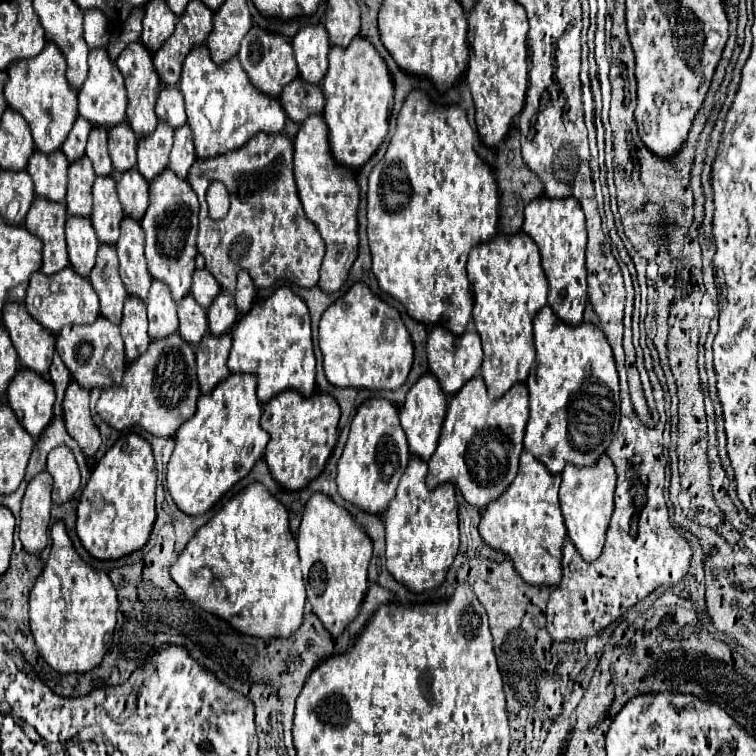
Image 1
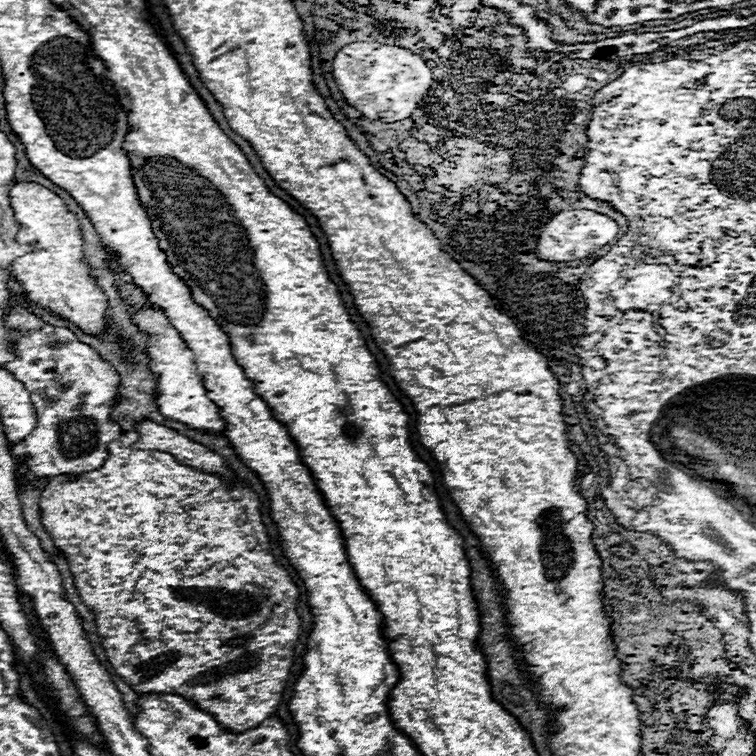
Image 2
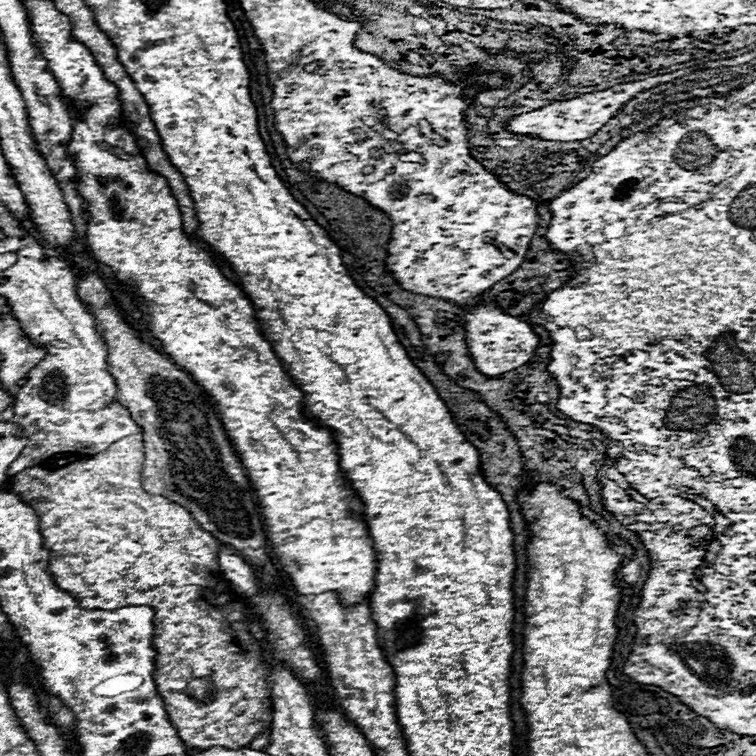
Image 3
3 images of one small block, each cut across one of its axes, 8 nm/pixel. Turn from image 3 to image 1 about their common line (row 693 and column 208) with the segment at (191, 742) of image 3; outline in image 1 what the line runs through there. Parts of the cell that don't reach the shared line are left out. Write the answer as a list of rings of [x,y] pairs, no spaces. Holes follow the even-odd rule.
[[[286,132],[282,134],[256,134],[254,138],[250,138],[250,142],[246,142],[246,146],[238,148],[238,150],[232,150],[232,152],[226,152],[226,154],[220,154],[218,158],[196,158],[196,162],[192,164],[190,172],[188,172],[188,182],[192,186],[192,190],[196,192],[198,200],[200,200],[200,230],[198,230],[198,252],[204,256],[206,260],[206,270],[216,278],[216,282],[222,286],[222,290],[234,294],[234,288],[236,288],[236,274],[240,270],[248,270],[248,274],[254,278],[254,284],[258,288],[268,288],[272,286],[274,282],[290,282],[290,284],[298,284],[302,288],[314,288],[318,286],[318,274],[320,274],[320,266],[322,266],[322,254],[326,254],[326,248],[322,246],[322,238],[318,234],[318,230],[314,230],[314,224],[306,218],[304,210],[302,210],[302,204],[300,204],[300,198],[298,198],[298,188],[296,188],[296,182],[294,182],[294,138],[288,136]],[[210,182],[222,182],[230,194],[230,210],[228,214],[222,218],[222,220],[212,220],[208,216],[208,206],[206,206],[206,188],[210,186]]]

